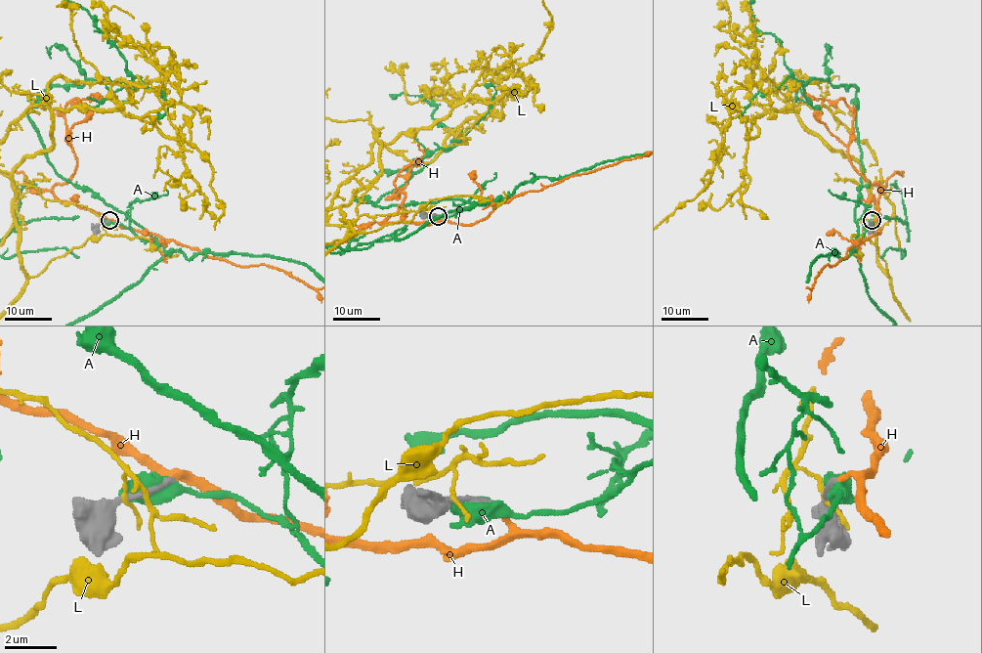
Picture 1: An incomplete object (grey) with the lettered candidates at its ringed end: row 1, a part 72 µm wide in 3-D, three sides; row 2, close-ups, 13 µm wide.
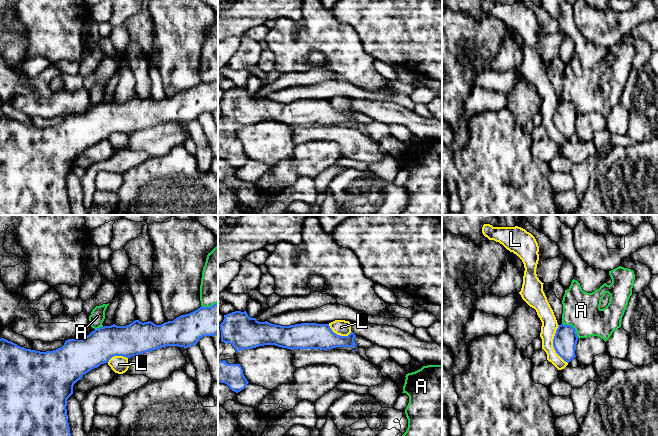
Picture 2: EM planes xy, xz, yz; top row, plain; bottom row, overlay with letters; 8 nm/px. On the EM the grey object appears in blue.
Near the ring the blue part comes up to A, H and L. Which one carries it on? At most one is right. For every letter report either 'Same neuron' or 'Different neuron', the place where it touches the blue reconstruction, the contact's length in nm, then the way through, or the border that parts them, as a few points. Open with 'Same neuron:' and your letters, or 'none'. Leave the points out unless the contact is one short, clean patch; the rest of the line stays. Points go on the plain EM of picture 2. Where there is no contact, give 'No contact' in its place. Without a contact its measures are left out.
Same neuron: H
A: Different neuron. Touches blue at yz (572, 103). Shared border 180 nm
H: Same neuron. No contact
L: Different neuron. Touches blue at yz (553, 120). Shared border 320 nm. Boundary: yz (558, 101), (553, 115), (553, 124), (567, 139)

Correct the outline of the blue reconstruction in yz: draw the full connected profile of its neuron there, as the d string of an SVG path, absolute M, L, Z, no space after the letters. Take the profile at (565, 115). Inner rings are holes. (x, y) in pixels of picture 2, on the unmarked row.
M561 100L558 102L554 115L553 123L556 129L567 139L569 139L575 131L578 112L575 104L571 101Z

